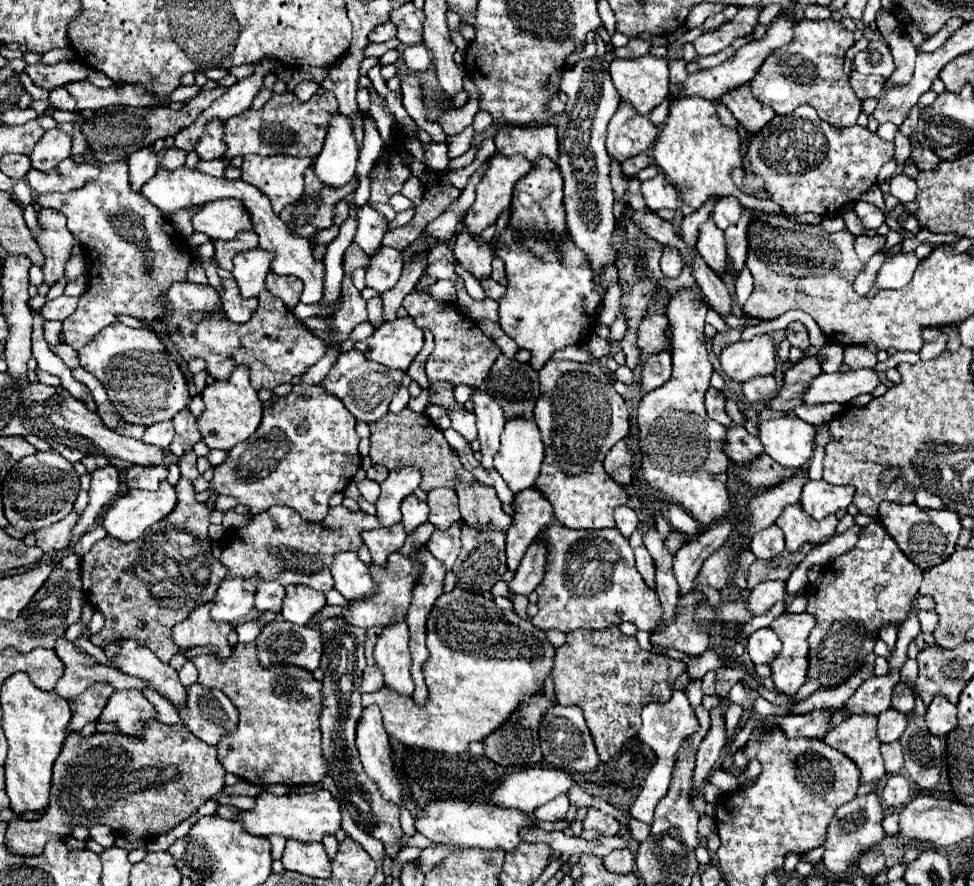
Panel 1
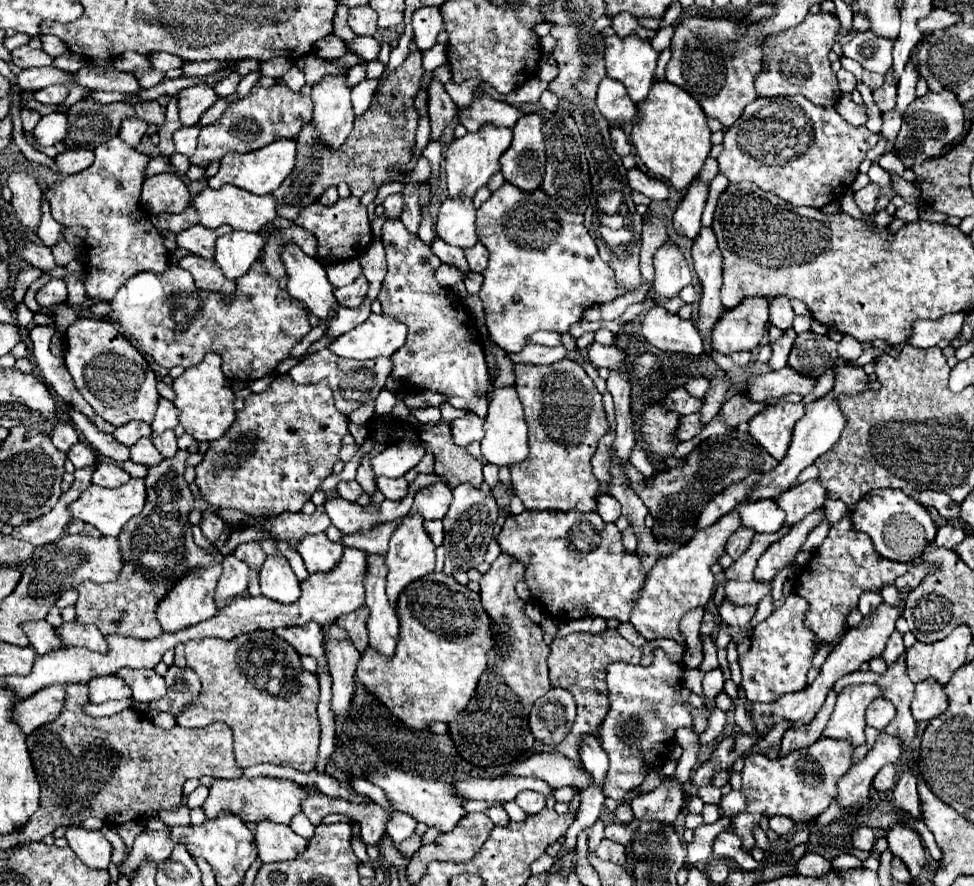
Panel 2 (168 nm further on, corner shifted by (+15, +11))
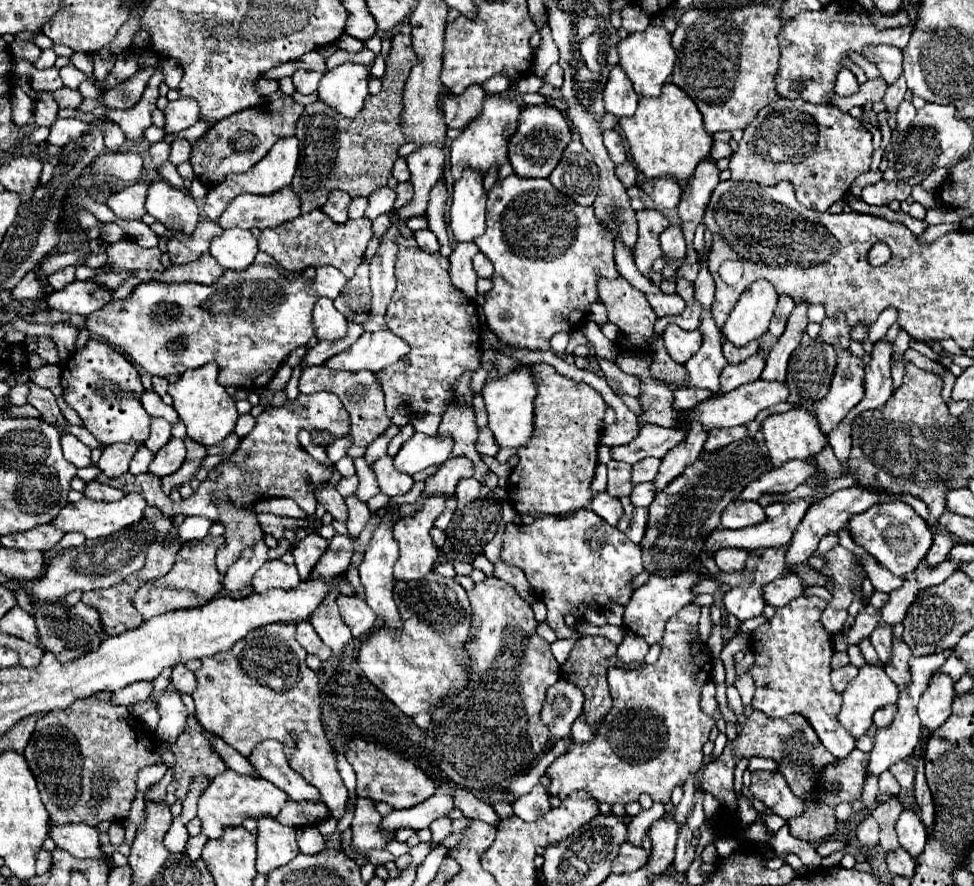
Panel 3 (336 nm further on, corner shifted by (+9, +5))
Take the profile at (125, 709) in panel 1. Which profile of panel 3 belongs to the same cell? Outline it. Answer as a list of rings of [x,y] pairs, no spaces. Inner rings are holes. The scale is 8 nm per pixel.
[[[134,682],[134,684],[126,686],[124,690],[116,690],[114,692],[112,694],[112,704],[132,706],[132,704],[148,700],[150,692],[152,692],[152,682]]]

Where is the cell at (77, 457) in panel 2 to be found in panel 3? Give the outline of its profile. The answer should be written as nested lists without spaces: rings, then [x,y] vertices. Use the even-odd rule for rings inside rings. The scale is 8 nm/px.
[[[62,434],[60,436],[60,444],[62,444],[64,458],[68,462],[72,462],[76,468],[90,466],[90,448],[84,446],[78,438],[74,438],[70,434]]]

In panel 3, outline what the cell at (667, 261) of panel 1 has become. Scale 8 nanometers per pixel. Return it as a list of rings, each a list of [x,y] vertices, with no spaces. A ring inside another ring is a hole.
[[[648,208],[638,210],[636,220],[638,220],[638,240],[636,240],[636,248],[634,248],[634,262],[636,262],[638,270],[644,276],[648,276],[654,260],[662,258],[662,248],[660,248],[658,236],[668,226],[668,220],[662,212],[648,210]]]

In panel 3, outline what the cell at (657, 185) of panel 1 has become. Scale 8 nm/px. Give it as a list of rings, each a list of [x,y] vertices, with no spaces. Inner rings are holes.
[[[654,178],[644,182],[642,188],[656,202],[658,208],[676,208],[682,196],[682,188],[676,178]]]

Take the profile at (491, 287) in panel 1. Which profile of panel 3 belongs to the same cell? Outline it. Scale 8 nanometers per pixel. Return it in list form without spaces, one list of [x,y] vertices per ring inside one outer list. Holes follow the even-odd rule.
[[[416,230],[414,238],[418,242],[418,246],[426,252],[438,252],[438,238],[432,234],[432,230]]]

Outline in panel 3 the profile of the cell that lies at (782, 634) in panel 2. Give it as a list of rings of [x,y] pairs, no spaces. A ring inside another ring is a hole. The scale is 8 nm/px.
[[[816,596],[794,598],[786,606],[776,608],[776,614],[750,634],[750,648],[754,652],[750,674],[756,682],[752,706],[770,718],[802,714],[816,730],[826,750],[840,760],[854,750],[854,738],[838,724],[842,696],[834,692],[830,682],[830,658],[834,654],[832,636],[826,634],[820,622],[826,604],[824,598]]]

